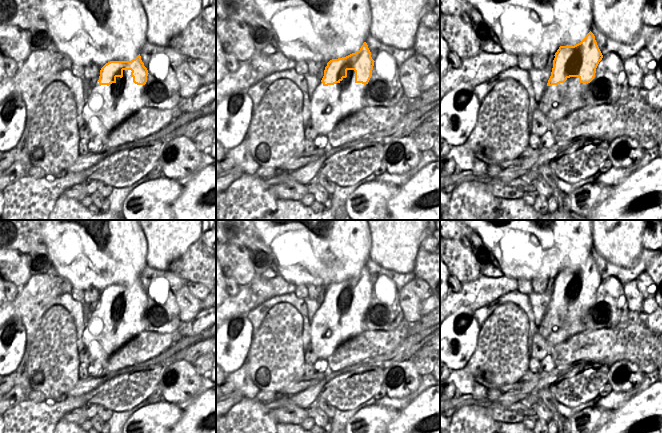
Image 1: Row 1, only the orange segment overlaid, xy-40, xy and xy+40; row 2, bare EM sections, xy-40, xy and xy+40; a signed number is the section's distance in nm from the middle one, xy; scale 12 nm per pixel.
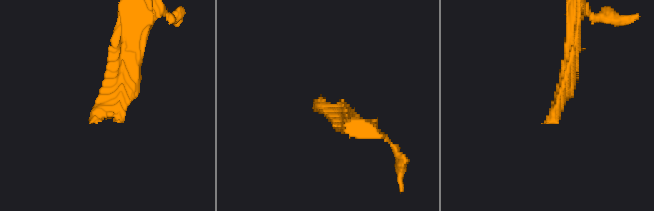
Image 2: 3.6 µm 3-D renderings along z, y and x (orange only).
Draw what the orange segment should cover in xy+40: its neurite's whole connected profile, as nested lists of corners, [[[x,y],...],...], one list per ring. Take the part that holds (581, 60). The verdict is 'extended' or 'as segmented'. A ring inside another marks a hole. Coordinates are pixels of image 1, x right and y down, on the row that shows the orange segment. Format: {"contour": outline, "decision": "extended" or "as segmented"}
{"contour": [[[591,31],[580,43],[574,46],[560,46],[554,56],[551,76],[537,102],[537,107],[551,123],[551,128],[553,123],[565,118],[566,111],[574,112],[580,108],[581,92],[596,76],[597,66],[603,58]]], "decision": "extended"}

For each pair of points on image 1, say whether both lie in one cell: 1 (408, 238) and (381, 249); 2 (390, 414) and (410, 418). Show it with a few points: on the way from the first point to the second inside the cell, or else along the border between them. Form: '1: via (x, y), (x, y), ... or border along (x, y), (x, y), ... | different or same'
1: via (401, 238), (398, 238), (388, 248) | same
2: border along (400, 410), (399, 414), (390, 422) | different

